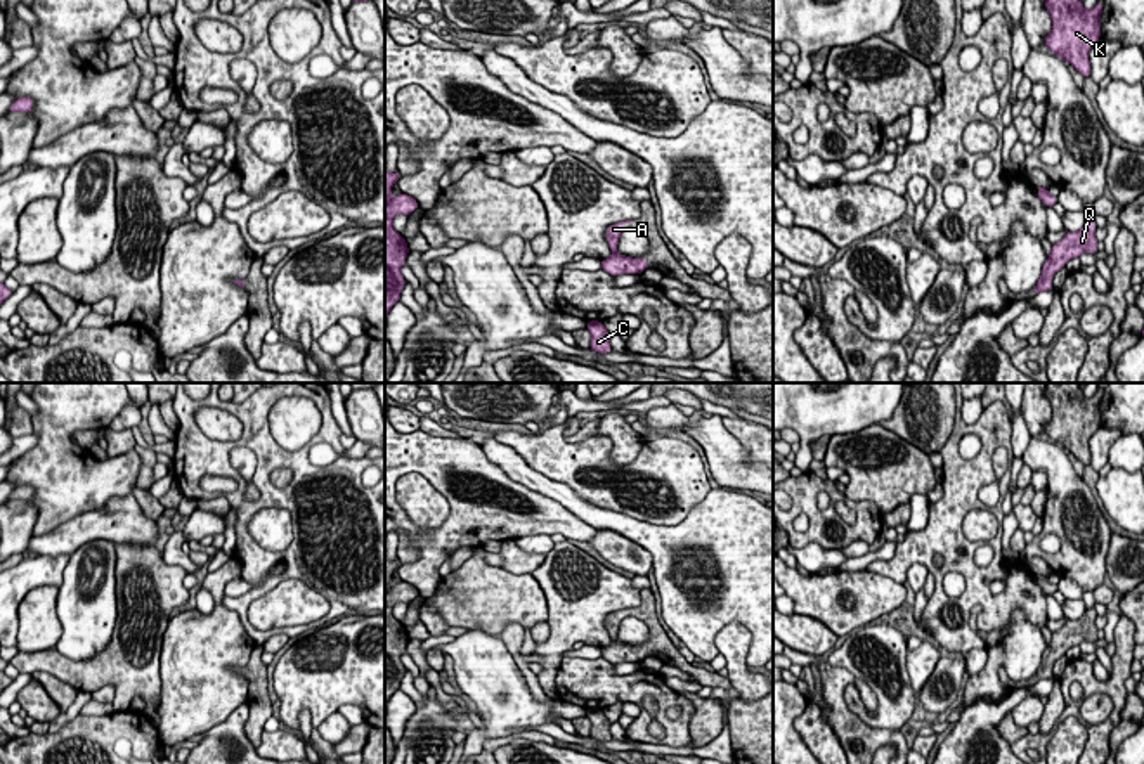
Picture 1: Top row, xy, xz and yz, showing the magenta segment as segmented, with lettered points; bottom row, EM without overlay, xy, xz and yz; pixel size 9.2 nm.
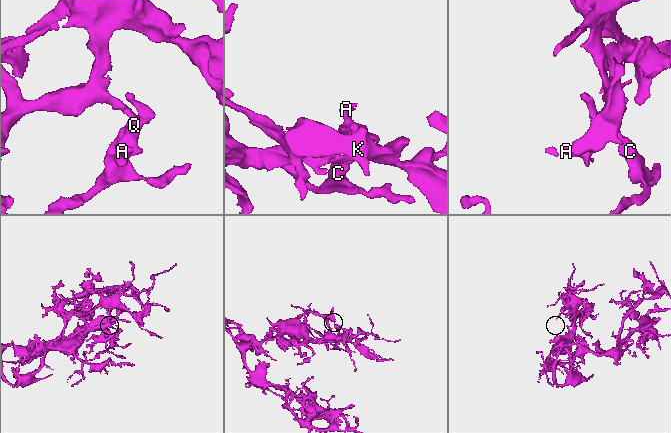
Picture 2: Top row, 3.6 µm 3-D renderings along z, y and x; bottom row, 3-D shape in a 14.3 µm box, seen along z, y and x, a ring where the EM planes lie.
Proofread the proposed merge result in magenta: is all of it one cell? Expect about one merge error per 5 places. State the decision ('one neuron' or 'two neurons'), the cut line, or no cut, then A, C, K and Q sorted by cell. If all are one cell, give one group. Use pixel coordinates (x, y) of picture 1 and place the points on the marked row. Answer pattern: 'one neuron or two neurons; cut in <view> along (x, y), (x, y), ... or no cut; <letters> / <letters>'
one neuron; no cut; A C K Q

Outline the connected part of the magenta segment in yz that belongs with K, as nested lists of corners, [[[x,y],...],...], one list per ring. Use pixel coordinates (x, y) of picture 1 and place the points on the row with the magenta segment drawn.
[[[1045,0],[1052,19],[1045,47],[1085,78],[1090,76],[1089,52],[1101,40],[1102,5],[1097,2],[1094,9],[1085,9],[1082,0]]]

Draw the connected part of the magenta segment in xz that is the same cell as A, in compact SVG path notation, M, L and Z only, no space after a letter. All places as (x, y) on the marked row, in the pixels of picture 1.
M633 220L617 222L617 223L607 227L605 237L607 237L608 248L612 249L612 256L601 260L600 269L605 270L607 274L610 274L612 277L619 275L619 274L640 275L643 270L647 270L650 267L645 258L633 258L633 256L617 253L619 237L626 230L626 225L631 222Z

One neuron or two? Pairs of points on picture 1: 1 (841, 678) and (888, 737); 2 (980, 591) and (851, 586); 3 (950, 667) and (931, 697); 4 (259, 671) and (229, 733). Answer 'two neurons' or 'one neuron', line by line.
1: one neuron
2: two neurons
3: one neuron
4: two neurons

